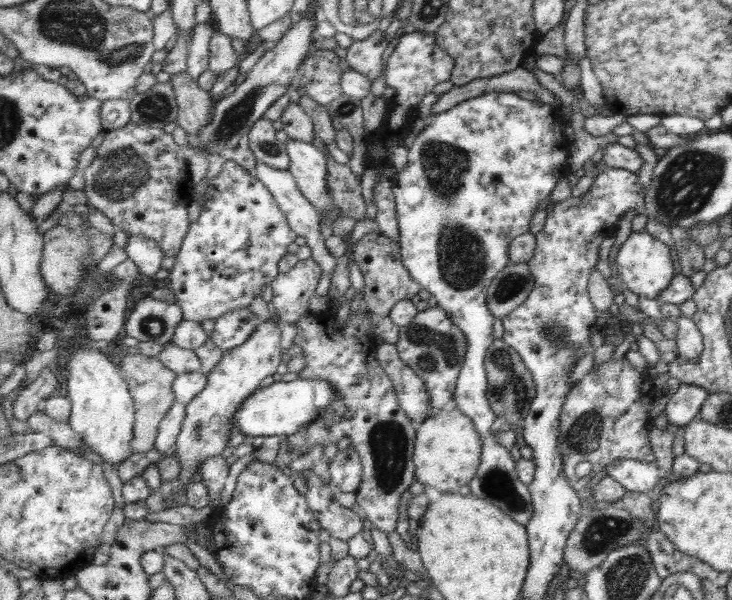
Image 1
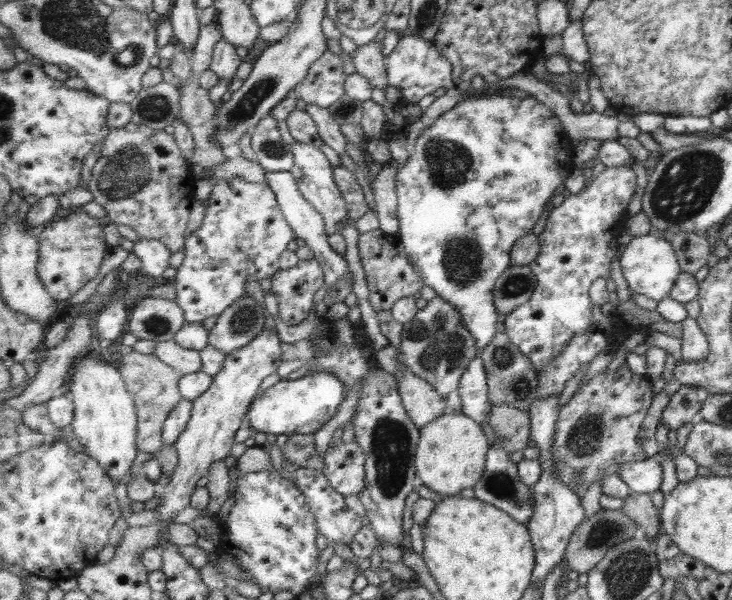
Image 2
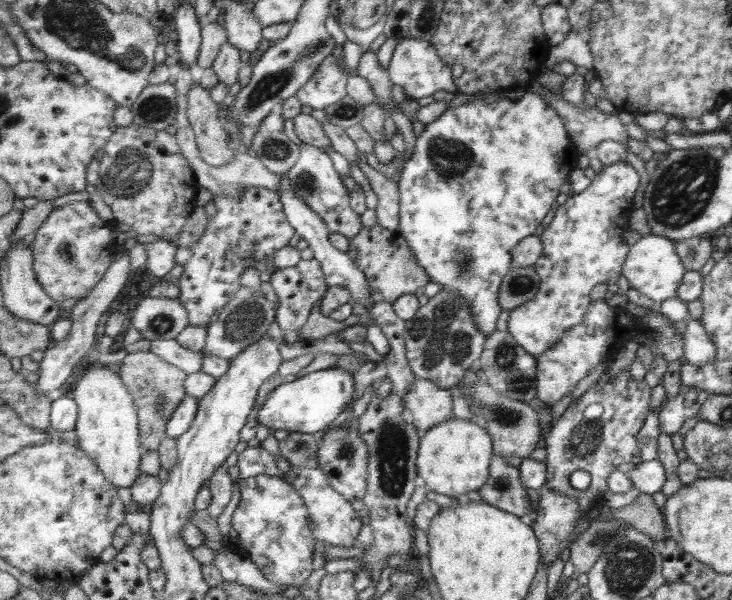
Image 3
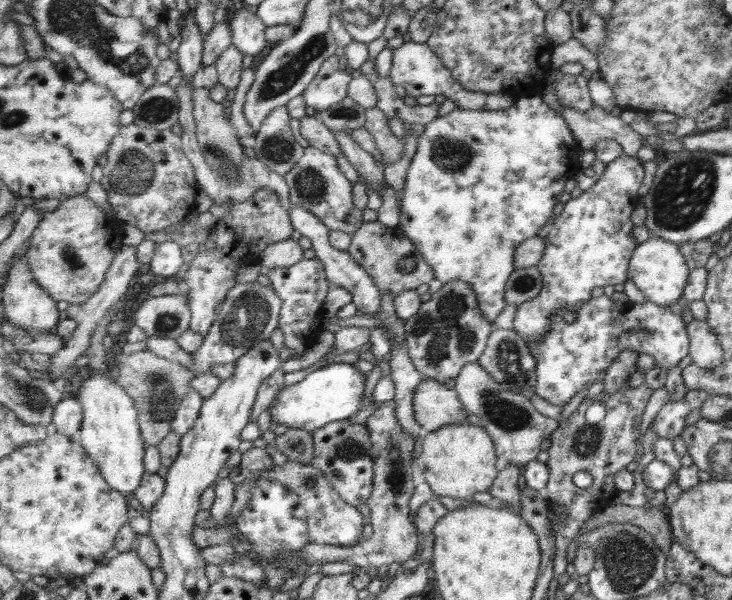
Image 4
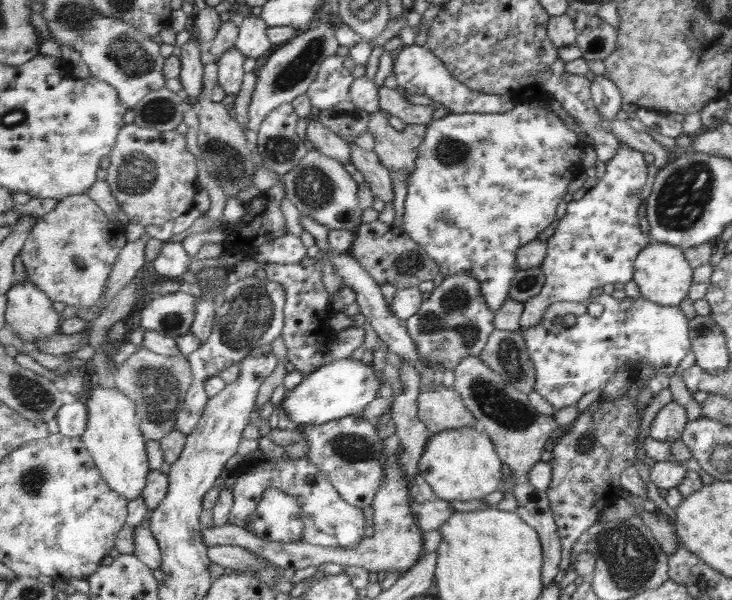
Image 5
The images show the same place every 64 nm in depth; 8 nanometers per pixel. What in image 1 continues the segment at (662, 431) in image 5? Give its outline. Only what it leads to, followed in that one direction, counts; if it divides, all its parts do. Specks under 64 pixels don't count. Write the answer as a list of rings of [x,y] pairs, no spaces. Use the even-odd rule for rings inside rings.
[[[681,384],[665,404],[663,414],[667,418],[667,424],[681,428],[681,426],[689,424],[691,420],[695,420],[699,414],[699,408],[703,406],[707,396],[709,396],[709,392],[699,386]]]

